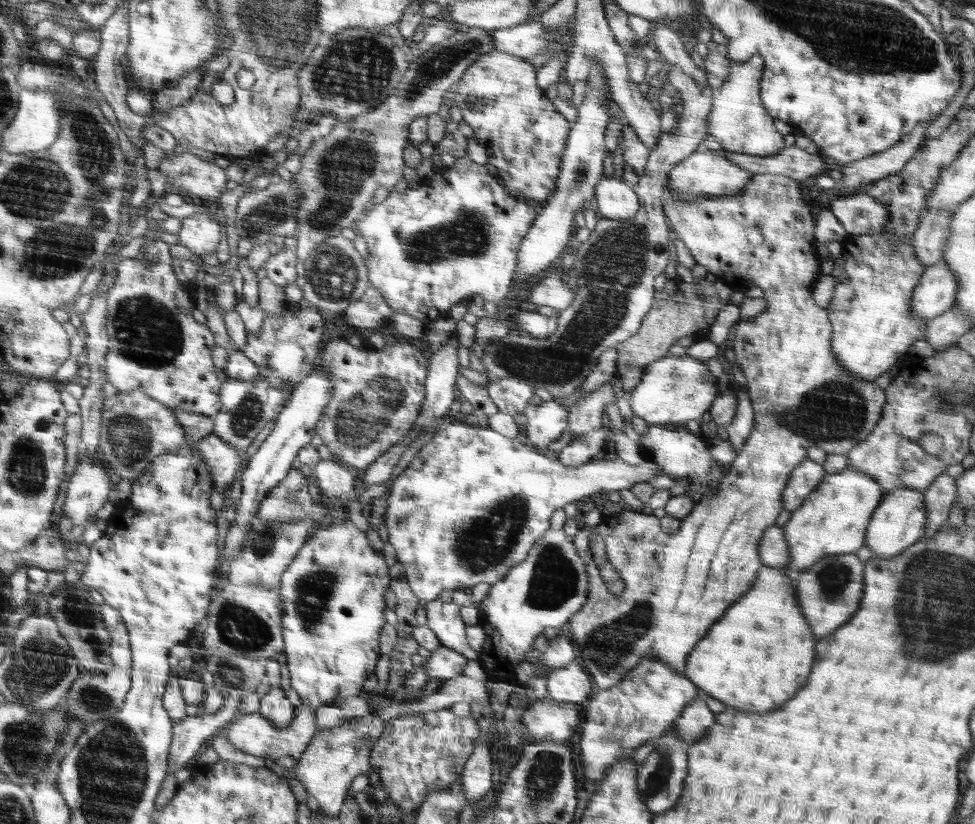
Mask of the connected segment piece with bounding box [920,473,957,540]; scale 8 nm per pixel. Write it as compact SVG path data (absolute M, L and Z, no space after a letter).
M942 474L923 492L926 502L926 518L924 534L921 540L932 538L947 522L950 506L957 497L955 479L947 474Z

